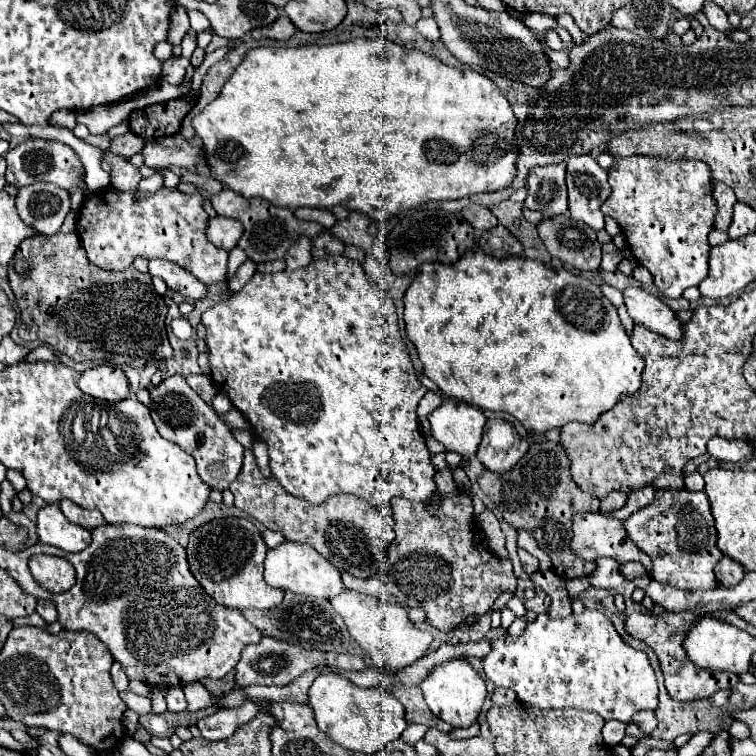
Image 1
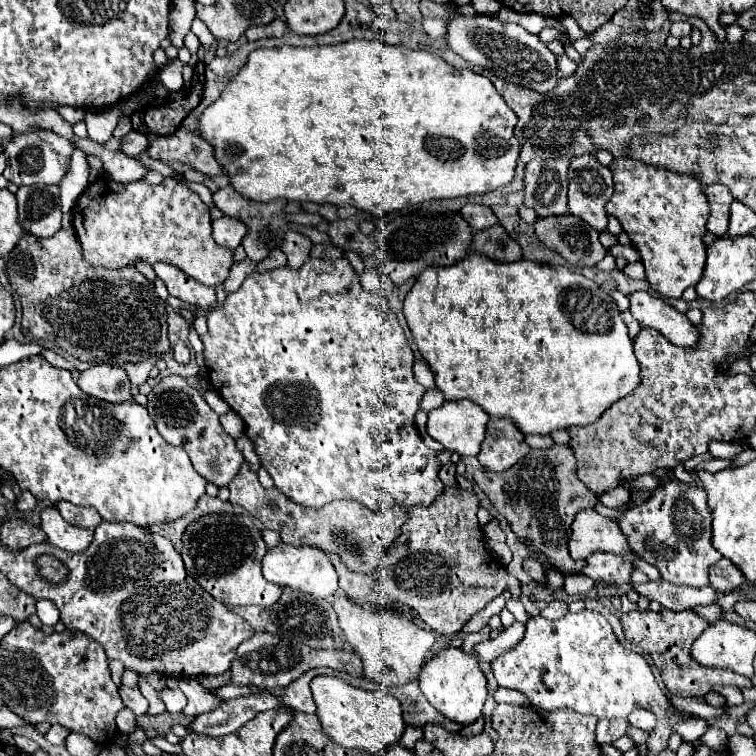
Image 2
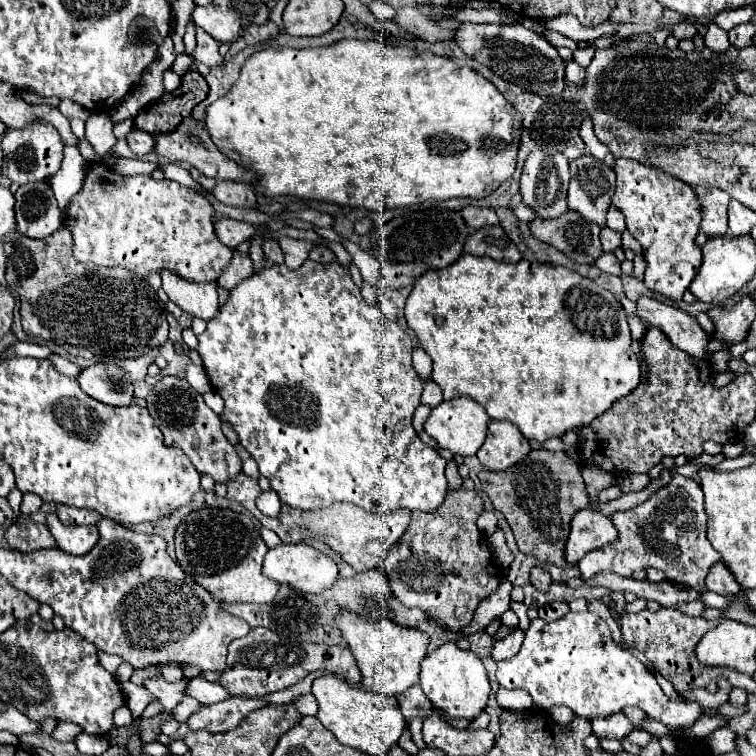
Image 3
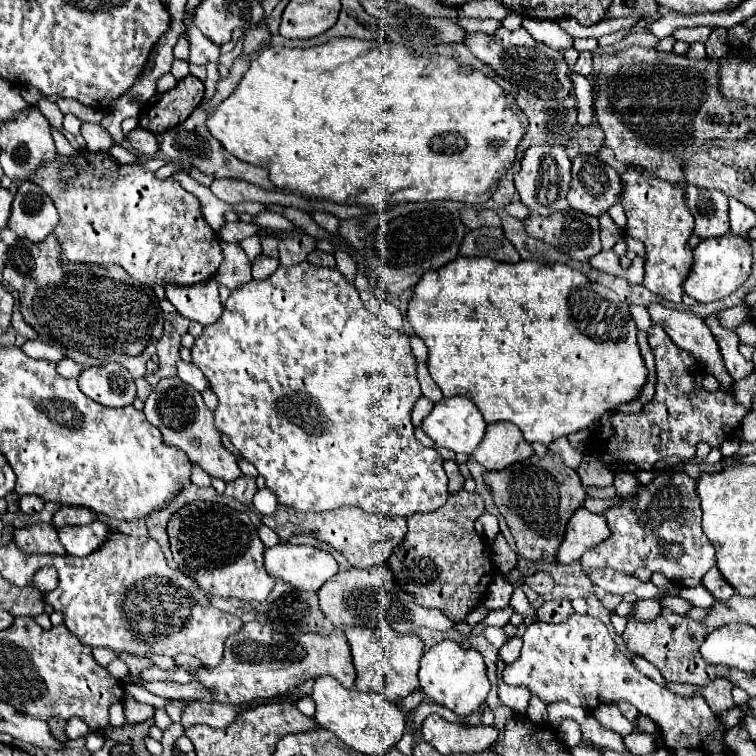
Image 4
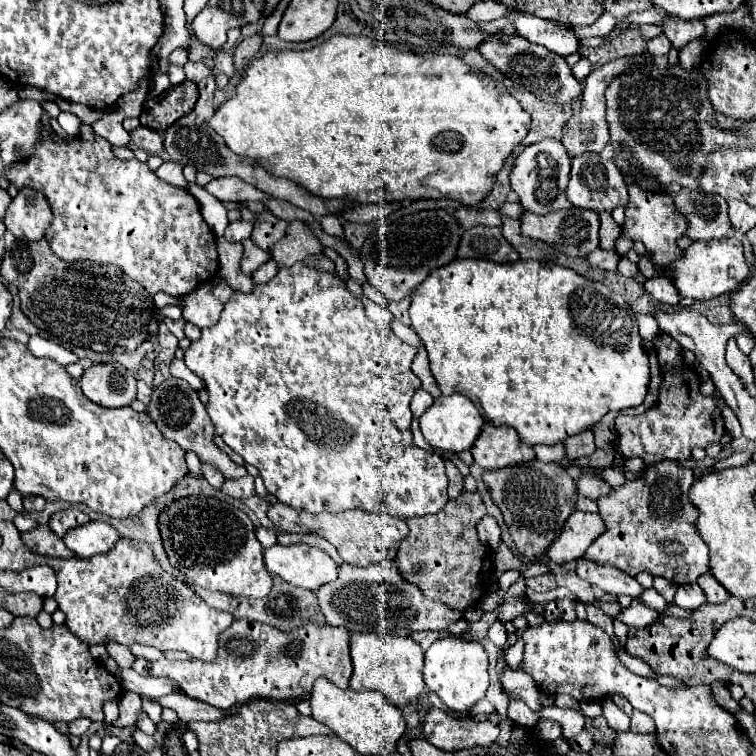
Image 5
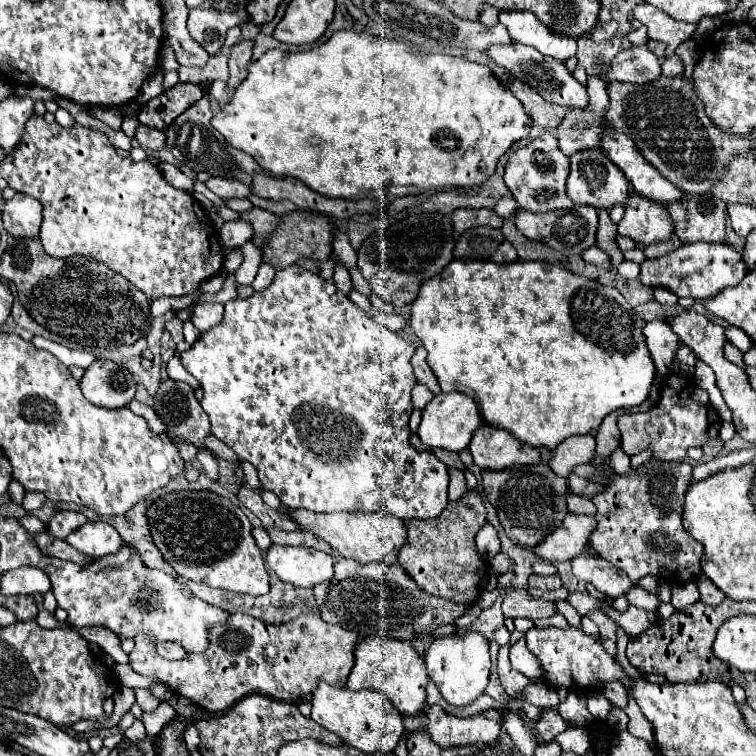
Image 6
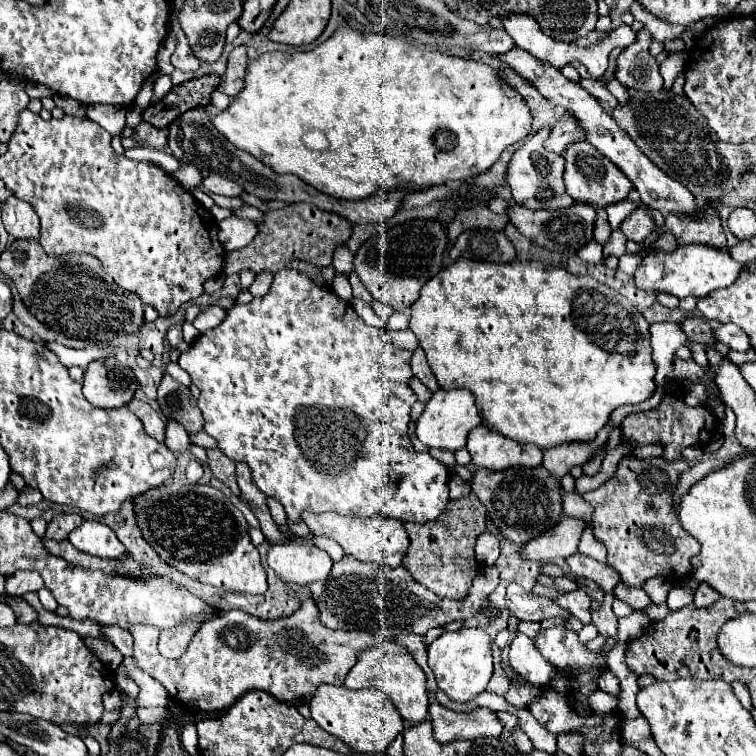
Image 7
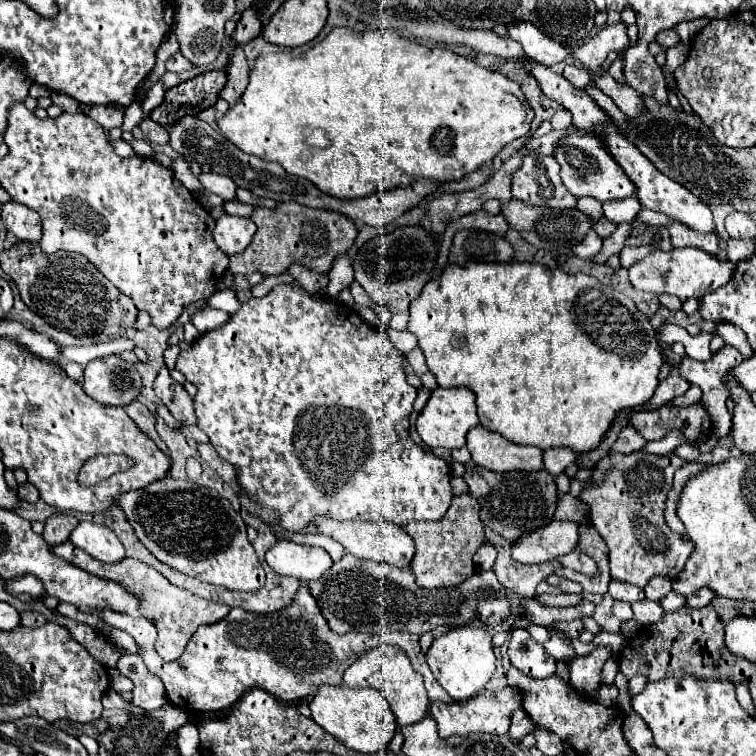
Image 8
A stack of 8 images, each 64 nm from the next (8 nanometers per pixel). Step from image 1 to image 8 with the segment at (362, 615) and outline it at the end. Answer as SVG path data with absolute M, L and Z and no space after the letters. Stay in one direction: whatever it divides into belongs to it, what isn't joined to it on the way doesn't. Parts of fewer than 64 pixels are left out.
M376 646L374 650L364 652L364 656L360 656L346 672L344 672L344 684L348 688L364 688L364 686L374 686L376 690L380 690L384 694L384 698L388 700L392 712L398 718L400 726L408 726L414 724L422 718L428 716L428 706L430 700L426 696L426 688L424 688L424 678L420 676L420 672L416 672L412 666L412 662L408 660L406 652L402 652L402 648L396 646Z

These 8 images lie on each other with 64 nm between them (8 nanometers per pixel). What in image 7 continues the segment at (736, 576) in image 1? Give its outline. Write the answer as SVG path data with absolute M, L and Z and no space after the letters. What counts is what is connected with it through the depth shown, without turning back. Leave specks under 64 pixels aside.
M700 584L698 590L696 590L696 594L694 594L694 604L696 604L698 608L704 608L704 606L712 606L718 598L720 598L720 594L718 594L712 586Z

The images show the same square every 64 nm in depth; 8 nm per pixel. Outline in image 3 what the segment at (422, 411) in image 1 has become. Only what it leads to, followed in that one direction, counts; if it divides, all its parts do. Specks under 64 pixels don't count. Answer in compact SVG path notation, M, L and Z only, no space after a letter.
M426 382L424 394L422 394L422 404L436 408L440 402L442 402L442 390L436 386L436 382Z

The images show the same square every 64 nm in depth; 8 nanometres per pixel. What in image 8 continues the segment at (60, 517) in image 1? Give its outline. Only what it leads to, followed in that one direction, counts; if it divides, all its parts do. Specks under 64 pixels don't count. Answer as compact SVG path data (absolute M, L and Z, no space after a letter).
M80 522L70 534L70 542L100 562L120 562L124 558L124 546L116 540L116 534L102 524Z

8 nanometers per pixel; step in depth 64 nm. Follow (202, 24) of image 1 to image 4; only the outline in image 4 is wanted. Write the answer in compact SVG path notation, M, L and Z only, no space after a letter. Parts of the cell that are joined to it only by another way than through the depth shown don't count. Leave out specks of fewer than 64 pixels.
M192 24L192 28L190 28L190 58L188 58L190 64L208 64L208 62L214 62L220 71L220 78L225 78L229 70L220 65L218 56L220 56L220 48L218 48L214 42L210 42L210 40Z

